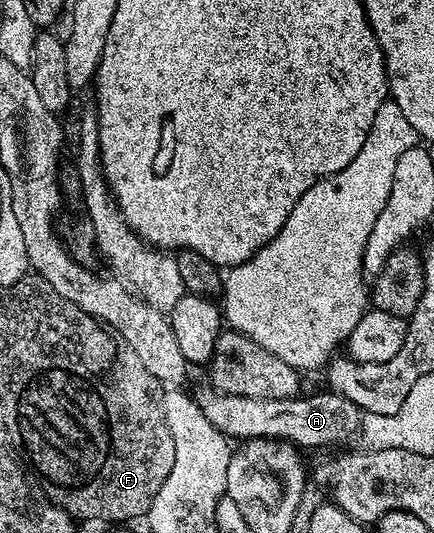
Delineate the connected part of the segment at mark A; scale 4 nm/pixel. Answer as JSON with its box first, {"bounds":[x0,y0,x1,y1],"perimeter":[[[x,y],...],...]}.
{"bounds":[194,389,360,449],"perimeter":[[[205,389],[195,392],[194,398],[206,416],[206,421],[210,421],[210,425],[228,436],[229,440],[274,439],[305,449],[304,447],[332,447],[335,443],[344,443],[360,430],[360,408],[337,391],[323,390],[317,395],[304,393],[290,399],[262,399],[224,395],[220,391]]]}

